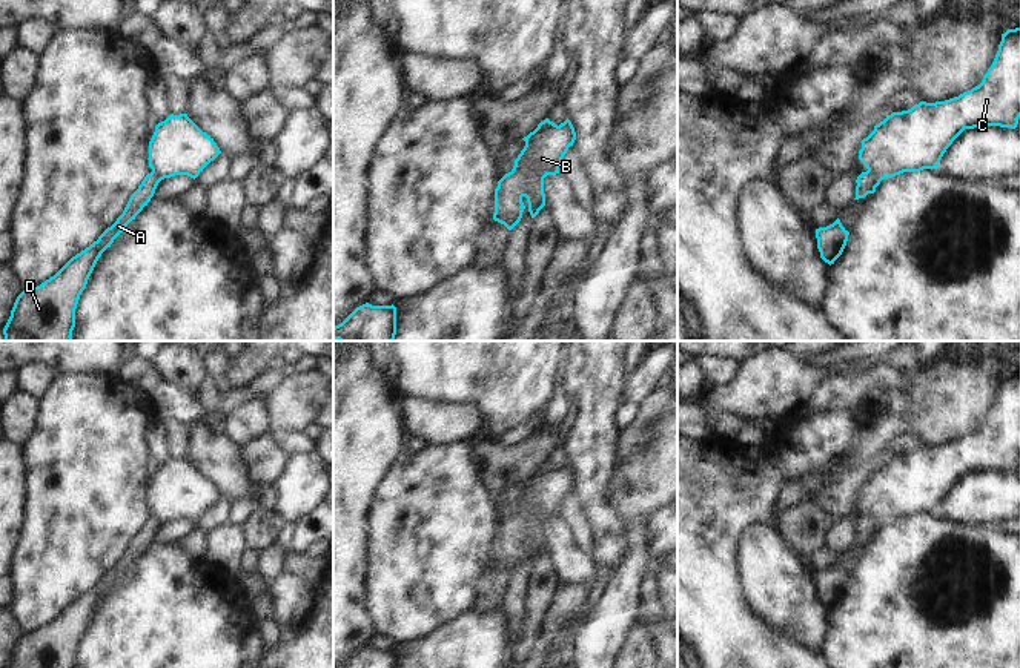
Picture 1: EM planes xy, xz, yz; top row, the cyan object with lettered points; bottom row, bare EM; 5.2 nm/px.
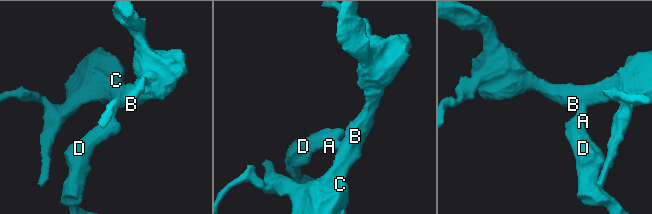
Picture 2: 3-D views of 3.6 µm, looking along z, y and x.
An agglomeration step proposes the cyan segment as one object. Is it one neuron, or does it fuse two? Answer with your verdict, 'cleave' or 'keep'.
cleave

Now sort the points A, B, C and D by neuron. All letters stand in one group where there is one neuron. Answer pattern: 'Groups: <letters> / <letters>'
Groups: A D / B C

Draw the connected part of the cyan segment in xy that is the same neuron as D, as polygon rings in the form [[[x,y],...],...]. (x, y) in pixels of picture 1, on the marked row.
[[[154,172],[147,174],[123,213],[97,241],[72,256],[54,276],[17,296],[3,329],[5,341],[72,341],[75,309],[98,258],[147,206],[160,181]]]

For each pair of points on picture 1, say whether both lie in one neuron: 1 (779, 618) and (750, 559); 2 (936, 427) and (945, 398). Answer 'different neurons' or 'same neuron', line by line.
1: same neuron
2: same neuron

